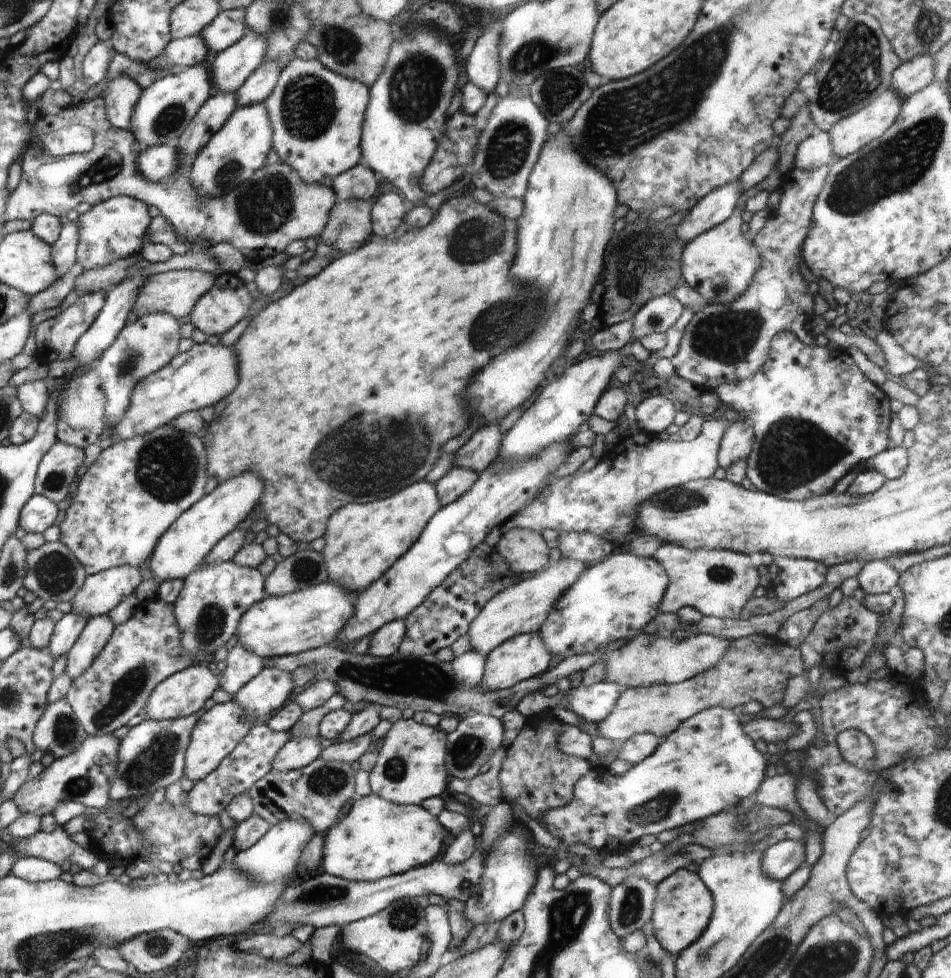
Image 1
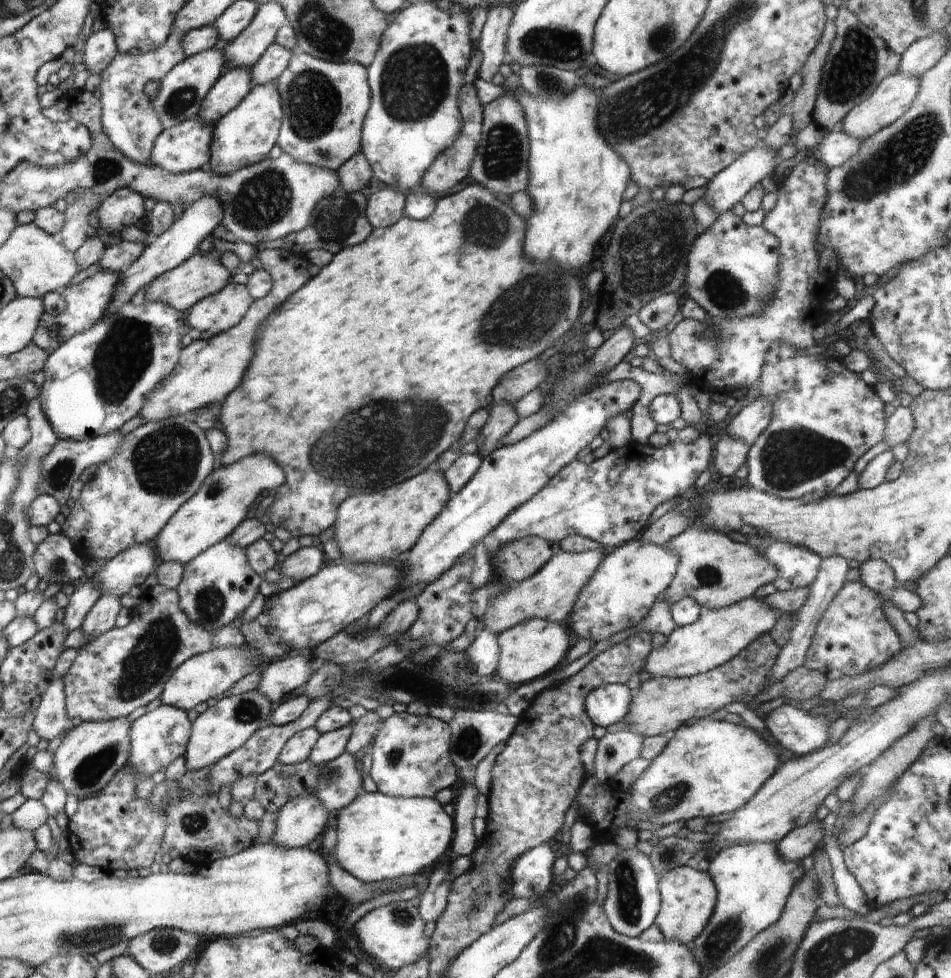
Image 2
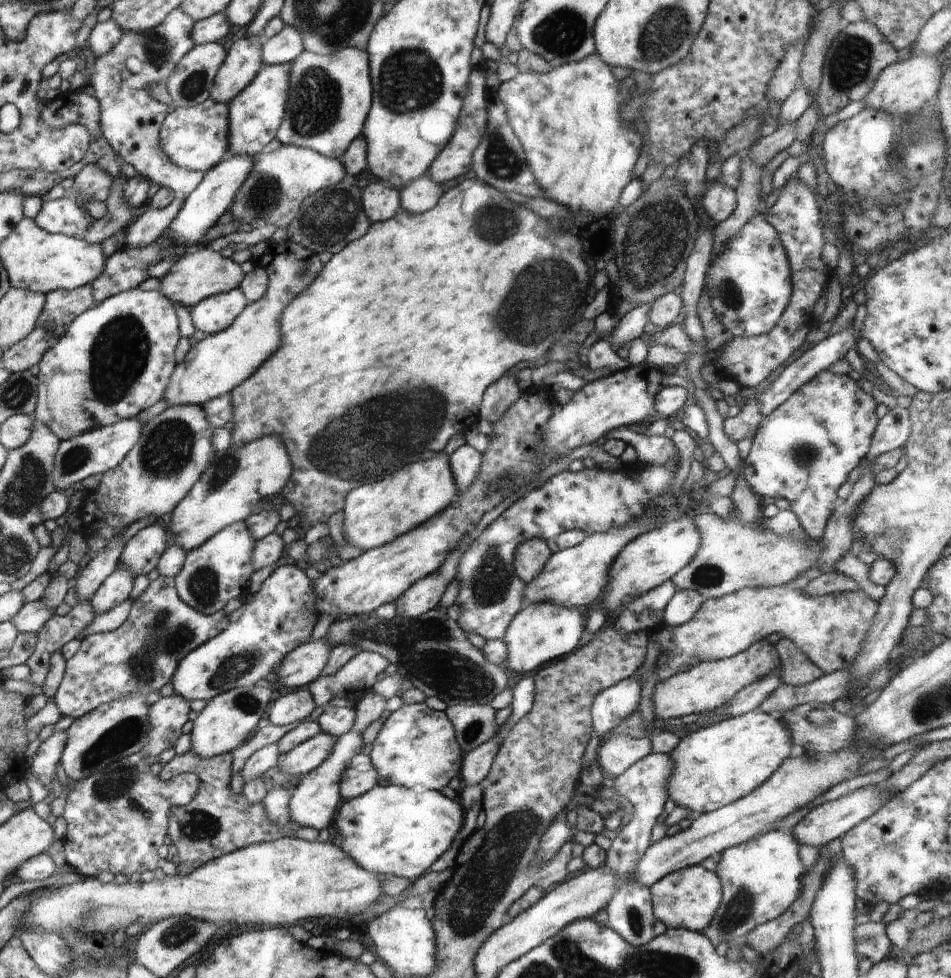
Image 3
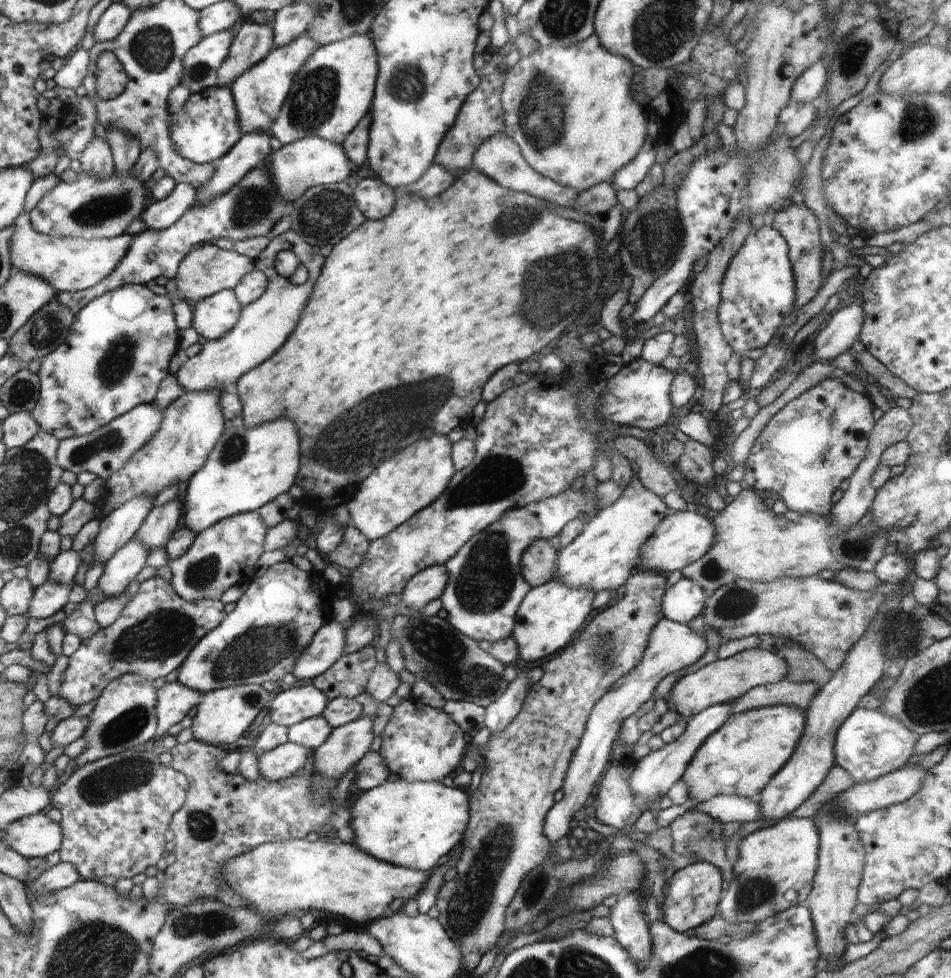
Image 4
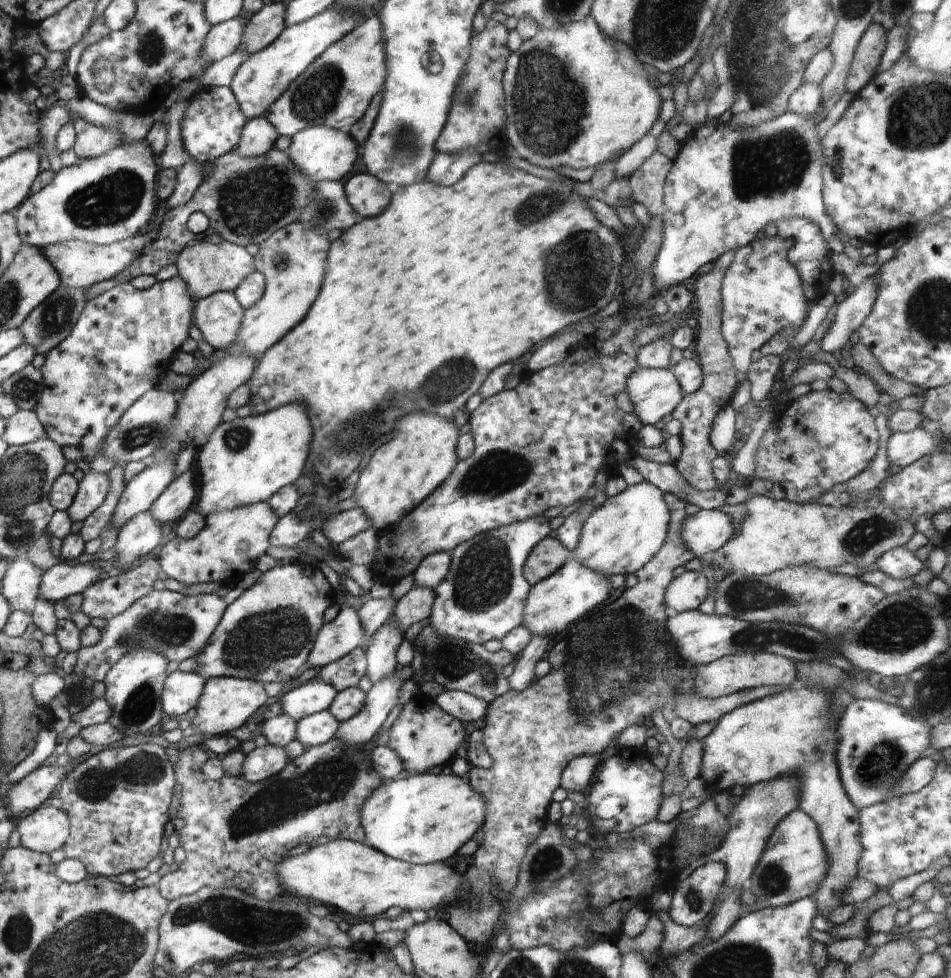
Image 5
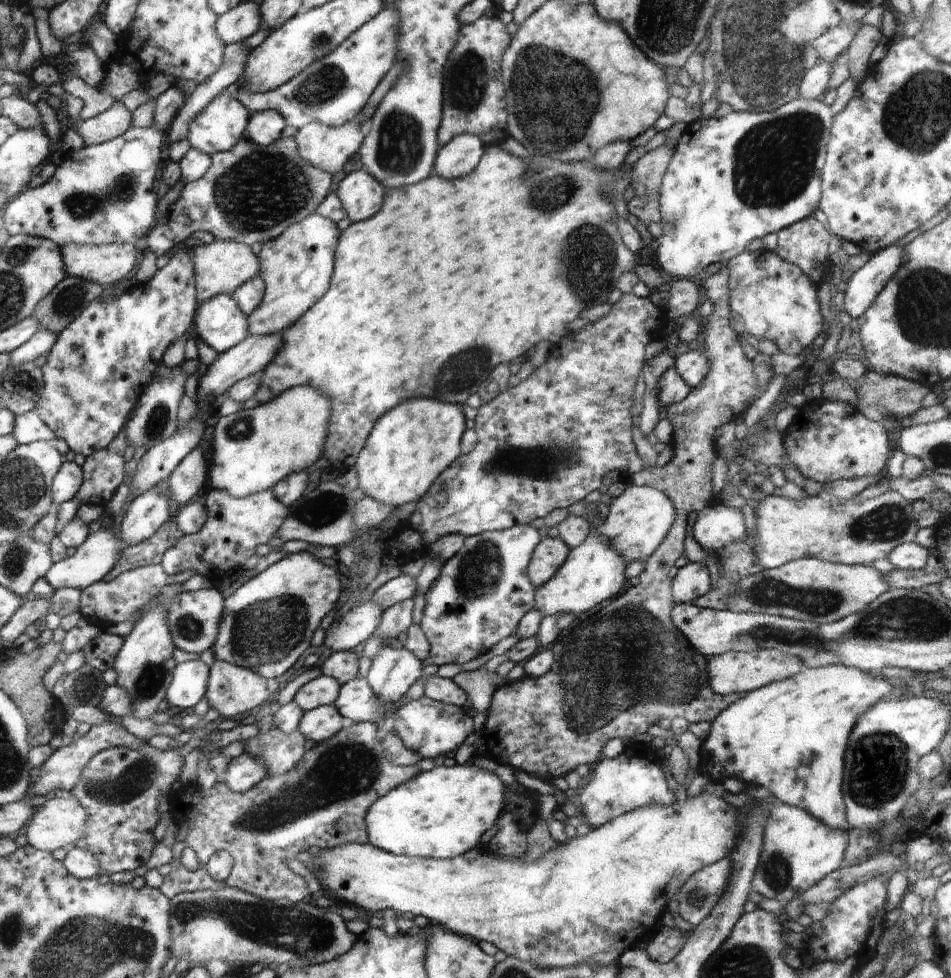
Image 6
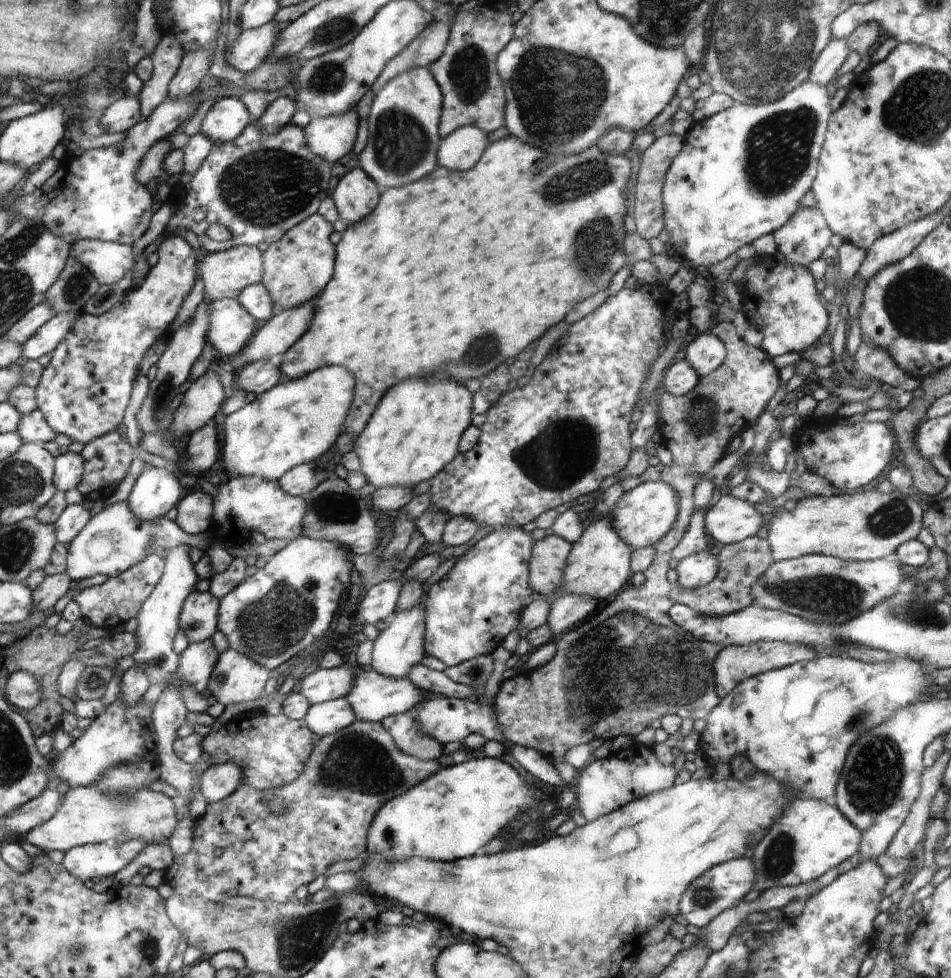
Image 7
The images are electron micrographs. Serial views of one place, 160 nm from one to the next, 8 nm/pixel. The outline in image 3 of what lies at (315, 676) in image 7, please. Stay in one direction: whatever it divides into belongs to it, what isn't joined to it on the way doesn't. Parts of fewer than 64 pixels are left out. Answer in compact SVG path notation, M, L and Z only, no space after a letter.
M309 689L294 690L275 699L265 715L272 725L286 726L308 718L316 708Z

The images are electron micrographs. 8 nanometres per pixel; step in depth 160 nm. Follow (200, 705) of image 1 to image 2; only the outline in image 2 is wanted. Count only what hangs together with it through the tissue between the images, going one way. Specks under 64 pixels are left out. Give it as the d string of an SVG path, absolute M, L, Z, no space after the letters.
M248 643L244 649L217 648L207 653L194 655L184 662L166 681L159 697L160 702L166 704L166 706L182 708L184 711L194 709L202 702L226 694L234 682L238 682L240 678L257 669L261 659L260 651L251 647Z

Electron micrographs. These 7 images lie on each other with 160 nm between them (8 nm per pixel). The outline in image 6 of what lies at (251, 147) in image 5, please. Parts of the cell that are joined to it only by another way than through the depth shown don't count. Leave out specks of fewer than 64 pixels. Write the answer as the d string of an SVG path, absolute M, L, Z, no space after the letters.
M268 109L250 114L246 132L257 145L266 146L278 140L286 126L279 112Z

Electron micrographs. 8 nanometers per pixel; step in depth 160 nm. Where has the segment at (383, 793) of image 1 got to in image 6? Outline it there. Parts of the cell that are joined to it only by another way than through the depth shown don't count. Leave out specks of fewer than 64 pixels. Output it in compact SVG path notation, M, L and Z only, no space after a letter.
M426 695L404 704L396 710L393 718L393 732L400 737L407 749L412 749L422 759L434 759L439 754L450 757L473 732L472 719L467 717L459 706L435 701Z

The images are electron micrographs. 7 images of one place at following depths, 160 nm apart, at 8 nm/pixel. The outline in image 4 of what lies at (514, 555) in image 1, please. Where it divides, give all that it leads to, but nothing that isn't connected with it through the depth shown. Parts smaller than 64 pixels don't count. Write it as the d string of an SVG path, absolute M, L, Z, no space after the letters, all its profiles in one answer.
M538 539L524 550L520 570L522 577L532 588L554 579L556 566L558 566L558 550L550 540Z

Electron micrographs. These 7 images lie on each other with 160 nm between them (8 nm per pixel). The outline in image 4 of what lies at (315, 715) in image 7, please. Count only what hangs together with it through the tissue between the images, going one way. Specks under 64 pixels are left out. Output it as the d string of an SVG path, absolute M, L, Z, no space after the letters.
M324 716L313 717L288 729L288 741L310 750L317 750L331 734L332 728Z

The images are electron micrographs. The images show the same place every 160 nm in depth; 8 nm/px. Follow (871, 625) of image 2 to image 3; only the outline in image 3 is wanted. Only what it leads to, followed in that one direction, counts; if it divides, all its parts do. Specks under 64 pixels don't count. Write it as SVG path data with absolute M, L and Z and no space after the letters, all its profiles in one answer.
M790 585L768 588L742 588L738 592L703 600L698 614L686 622L686 624L674 627L672 630L672 648L676 648L672 654L658 657L655 672L658 676L658 683L668 680L677 674L680 666L689 668L692 662L723 660L731 658L747 650L752 644L766 639L771 634L782 634L784 638L792 640L813 664L816 664L825 674L848 669L852 660L860 654L866 630L878 610L878 603L868 597L861 589L836 592L825 596L808 596L804 590L791 588Z

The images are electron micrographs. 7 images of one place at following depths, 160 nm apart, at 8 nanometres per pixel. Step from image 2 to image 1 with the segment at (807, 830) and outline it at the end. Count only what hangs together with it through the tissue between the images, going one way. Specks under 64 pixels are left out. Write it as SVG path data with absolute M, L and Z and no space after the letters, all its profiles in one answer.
M782 840L763 854L762 868L771 880L784 881L806 861L806 848L800 840Z

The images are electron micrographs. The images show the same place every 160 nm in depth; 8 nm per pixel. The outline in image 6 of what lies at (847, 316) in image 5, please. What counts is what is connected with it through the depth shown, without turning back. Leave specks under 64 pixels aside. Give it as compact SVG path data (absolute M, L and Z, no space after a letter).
M896 244L880 249L848 280L845 292L845 311L852 318L862 316L871 307L887 282L903 262L903 246Z

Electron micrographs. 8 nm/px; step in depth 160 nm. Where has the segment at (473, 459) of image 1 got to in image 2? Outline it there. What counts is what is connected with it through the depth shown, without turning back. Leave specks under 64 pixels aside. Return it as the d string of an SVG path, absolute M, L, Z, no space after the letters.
M492 401L488 421L477 437L478 439L480 438L477 454L480 454L484 459L490 455L490 452L501 448L504 438L517 424L518 420L514 404L508 404L508 402L494 404Z

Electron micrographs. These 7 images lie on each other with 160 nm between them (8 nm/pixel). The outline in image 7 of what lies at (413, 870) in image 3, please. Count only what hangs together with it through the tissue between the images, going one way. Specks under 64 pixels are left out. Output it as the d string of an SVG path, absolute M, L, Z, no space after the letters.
M482 756L450 767L440 766L427 779L390 802L385 802L384 808L375 812L368 827L366 852L378 853L385 856L385 859L394 860L420 857L452 863L460 858L468 858L474 856L478 848L481 849L496 838L500 830L517 814L534 808L540 797L534 788L522 780L512 765L498 757Z

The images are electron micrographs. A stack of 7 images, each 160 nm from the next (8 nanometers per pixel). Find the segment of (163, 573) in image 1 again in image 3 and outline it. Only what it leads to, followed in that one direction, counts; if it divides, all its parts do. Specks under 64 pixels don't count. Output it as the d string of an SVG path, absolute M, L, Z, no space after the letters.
M262 436L258 440L243 446L228 444L226 450L215 450L208 468L202 472L198 481L166 518L171 542L182 546L187 552L203 546L212 536L219 534L224 528L231 527L239 521L246 521L250 515L261 509L258 502L266 502L276 497L283 490L292 476L292 464L284 450L284 444L276 436Z

